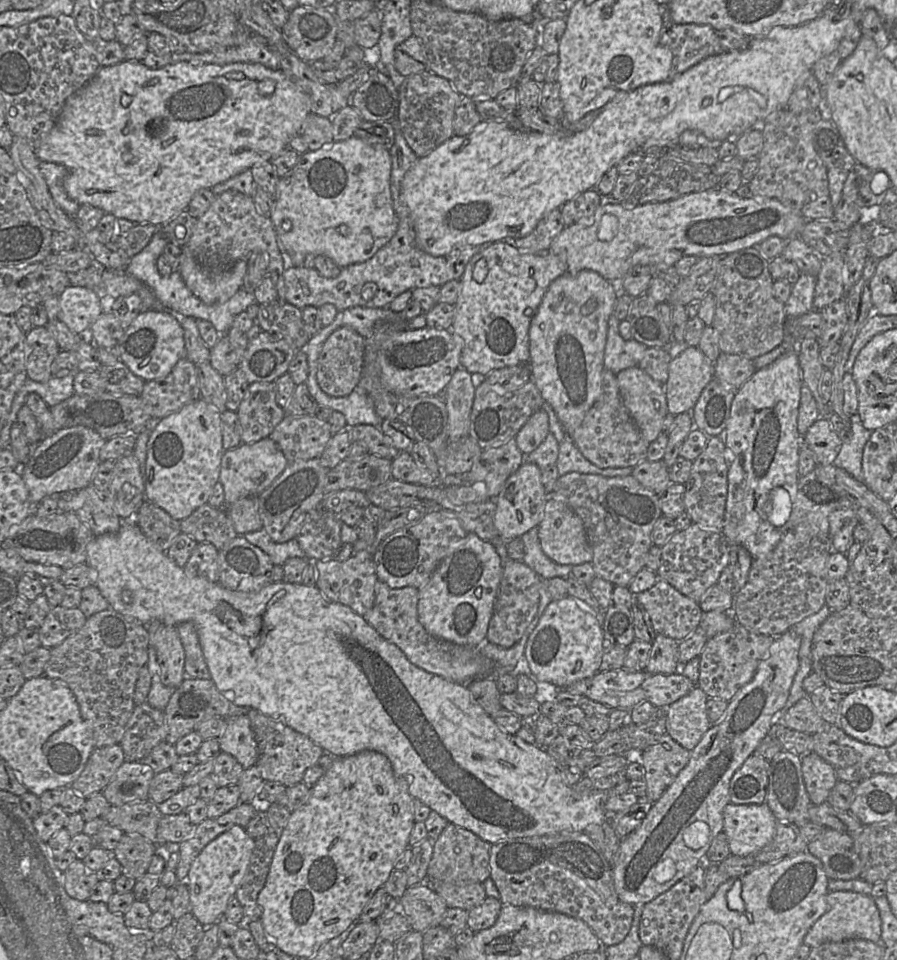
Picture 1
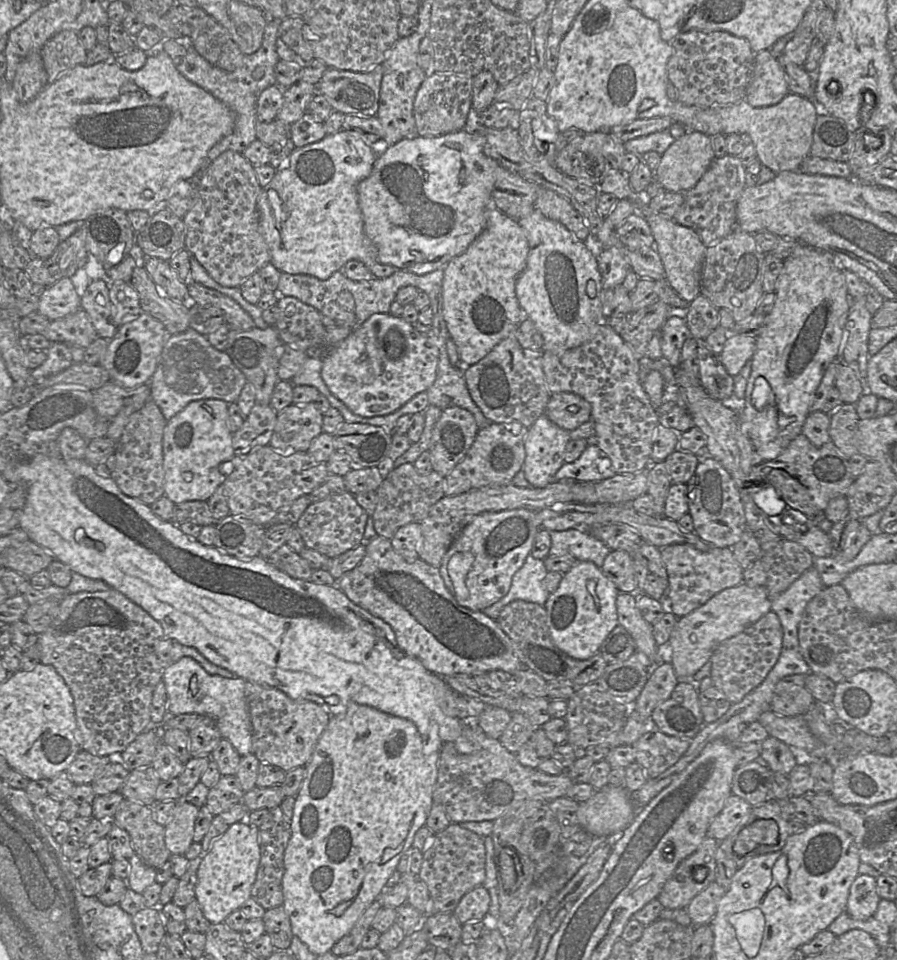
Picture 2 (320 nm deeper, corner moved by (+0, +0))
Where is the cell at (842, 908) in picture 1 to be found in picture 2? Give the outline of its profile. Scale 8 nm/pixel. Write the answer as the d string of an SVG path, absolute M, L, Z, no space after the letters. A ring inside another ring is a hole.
M859 874L850 886L846 912L854 919L866 920L876 912L880 899L876 878Z

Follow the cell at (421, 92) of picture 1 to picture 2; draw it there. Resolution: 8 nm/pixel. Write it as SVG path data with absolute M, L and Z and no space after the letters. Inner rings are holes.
M430 73L419 87L414 104L416 133L433 137L462 130L472 110L472 76L456 73Z

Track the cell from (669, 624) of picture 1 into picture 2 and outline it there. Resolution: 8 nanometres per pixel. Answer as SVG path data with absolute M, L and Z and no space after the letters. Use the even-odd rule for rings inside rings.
M611 551L605 557L600 569L615 584L619 592L632 593L637 588L633 558L628 552Z

